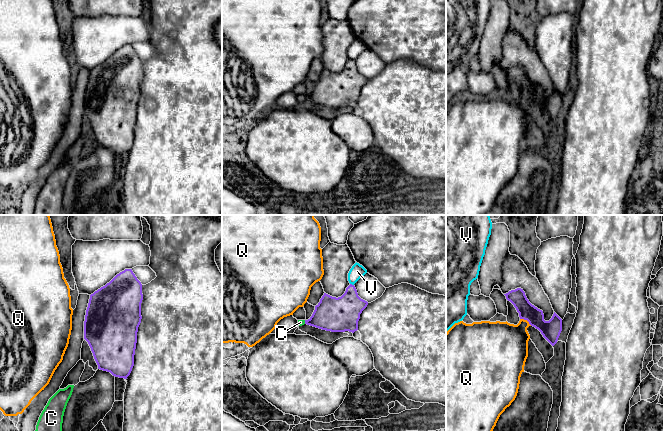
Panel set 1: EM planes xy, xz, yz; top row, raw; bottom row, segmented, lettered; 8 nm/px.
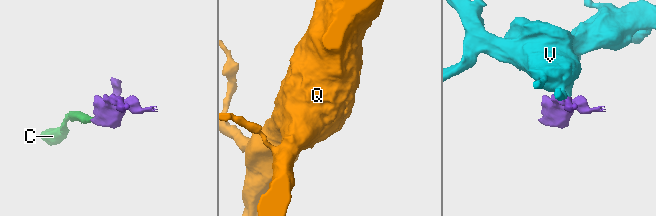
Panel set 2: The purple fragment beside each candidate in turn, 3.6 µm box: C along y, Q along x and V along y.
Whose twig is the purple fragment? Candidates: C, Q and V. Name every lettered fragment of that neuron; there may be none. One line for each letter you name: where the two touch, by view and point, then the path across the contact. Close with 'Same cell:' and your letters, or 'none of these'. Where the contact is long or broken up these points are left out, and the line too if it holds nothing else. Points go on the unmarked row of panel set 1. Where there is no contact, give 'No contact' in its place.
C: Touches purple at xz (305, 98). Path across: xz (333, 90), (311, 98), (305, 98), (300, 98)
Same cell: C

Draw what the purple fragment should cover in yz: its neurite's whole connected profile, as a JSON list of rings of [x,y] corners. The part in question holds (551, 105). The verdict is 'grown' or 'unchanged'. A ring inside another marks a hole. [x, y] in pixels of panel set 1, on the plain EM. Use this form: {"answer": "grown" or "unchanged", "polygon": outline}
{"answer": "unchanged", "polygon": [[[521,64],[511,66],[504,71],[514,81],[520,95],[527,96],[531,102],[538,105],[552,122],[557,119],[562,107],[562,95],[555,88],[549,97],[545,97],[543,87],[529,78]]]}

